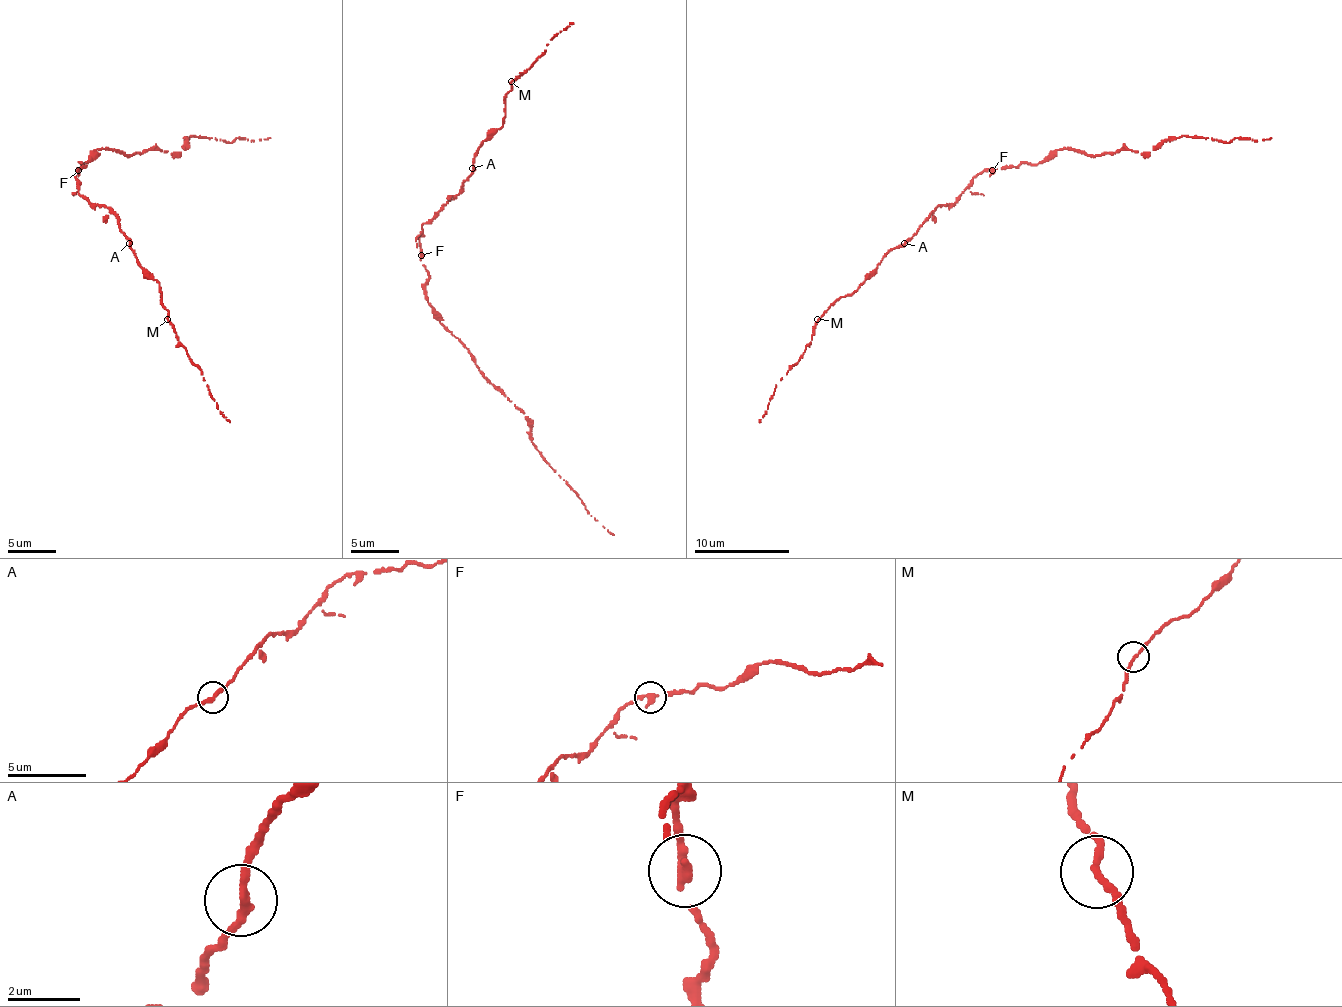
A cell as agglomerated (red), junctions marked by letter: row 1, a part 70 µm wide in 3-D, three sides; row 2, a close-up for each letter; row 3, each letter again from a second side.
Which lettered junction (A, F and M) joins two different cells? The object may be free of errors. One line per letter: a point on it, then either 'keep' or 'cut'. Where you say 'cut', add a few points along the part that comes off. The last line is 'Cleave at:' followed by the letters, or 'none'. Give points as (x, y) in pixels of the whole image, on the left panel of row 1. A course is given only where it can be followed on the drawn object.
A: at (129, 243); keep
F: at (78, 170); keep
M: at (167, 319); keep
Cleave at: none

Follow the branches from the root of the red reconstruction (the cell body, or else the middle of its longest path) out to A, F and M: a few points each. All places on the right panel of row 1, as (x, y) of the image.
A: (980, 172), (954, 203), (940, 205), (904, 243)
F: (980, 172), (992, 169)
M: (980, 172), (954, 203), (940, 205), (909, 239), (890, 250), (851, 293), (840, 296), (818, 320)

